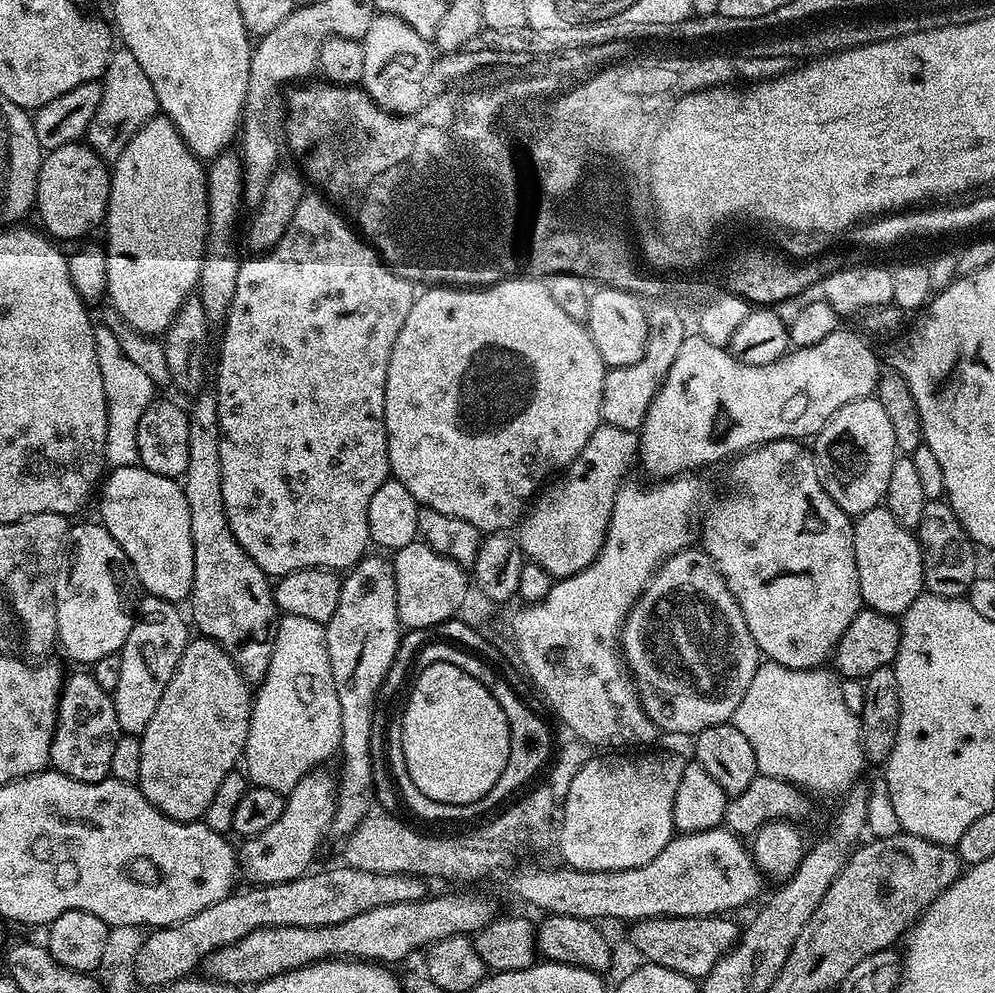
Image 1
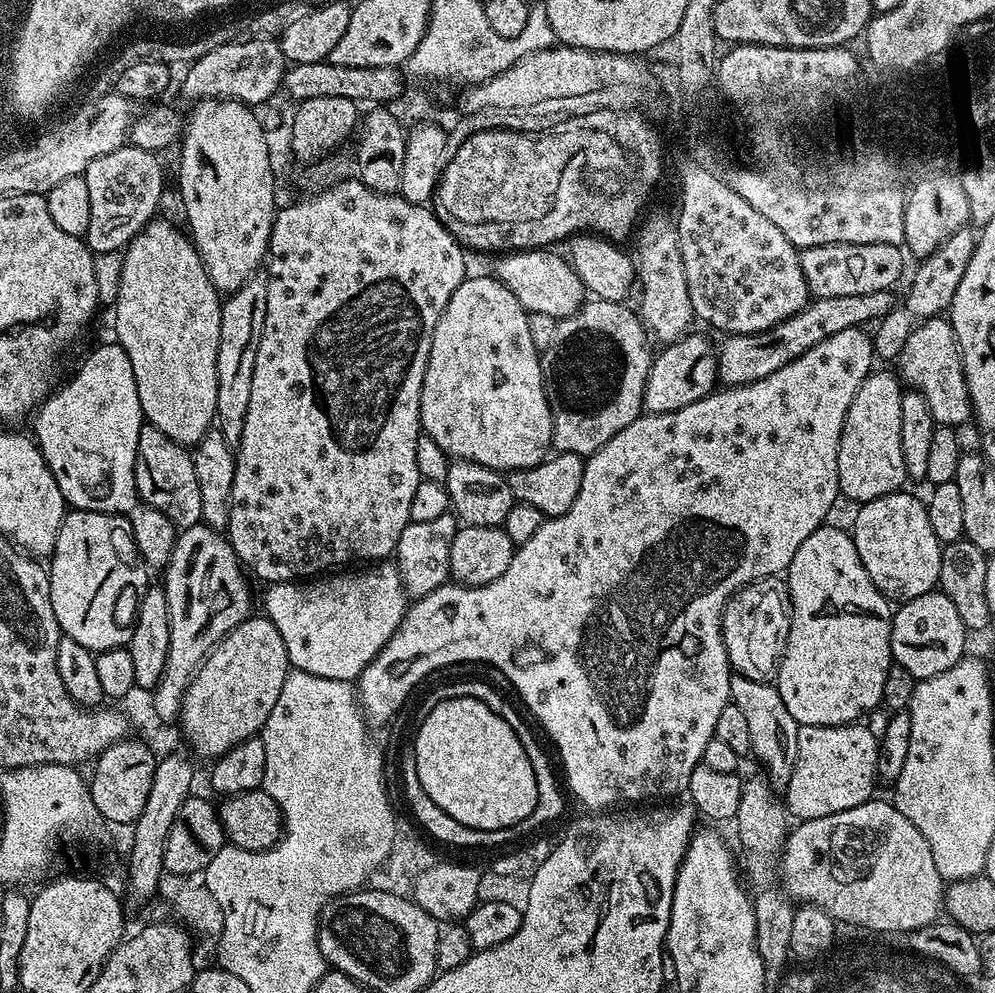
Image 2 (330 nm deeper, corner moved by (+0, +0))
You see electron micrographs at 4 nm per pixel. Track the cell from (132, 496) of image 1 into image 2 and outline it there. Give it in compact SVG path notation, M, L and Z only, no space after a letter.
M115 342L109 344L100 344L84 361L80 364L80 369L65 382L64 385L57 387L45 399L44 403L35 409L34 417L36 421L33 422L32 428L36 431L34 433L34 441L44 455L45 461L48 463L49 470L53 472L54 478L57 479L58 489L64 496L65 505L71 506L76 510L87 510L89 512L111 512L119 514L128 518L129 524L132 526L132 536L136 540L136 545L140 551L140 556L144 559L145 565L149 569L157 570L163 569L167 565L170 554L176 545L176 538L178 529L175 524L170 522L170 518L166 518L166 514L162 514L158 510L154 510L149 504L143 503L139 496L136 495L136 479L134 478L134 466L136 465L136 455L138 454L138 434L141 428L144 427L146 421L144 419L144 411L138 402L138 386L134 382L134 366L130 366L130 358L126 358L126 350L122 350L122 346Z

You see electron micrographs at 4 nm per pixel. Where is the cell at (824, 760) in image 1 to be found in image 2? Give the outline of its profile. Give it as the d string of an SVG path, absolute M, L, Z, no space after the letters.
M867 723L843 724L842 726L802 726L798 730L798 762L786 789L786 807L797 821L826 818L854 806L862 806L873 799L872 787L878 784L876 767L880 741L870 734Z

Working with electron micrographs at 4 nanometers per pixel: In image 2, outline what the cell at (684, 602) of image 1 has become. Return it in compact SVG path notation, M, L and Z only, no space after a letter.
M783 579L755 580L736 591L726 602L720 627L733 673L771 681L784 654L784 645L788 643L791 625L792 606L788 602L788 585Z

